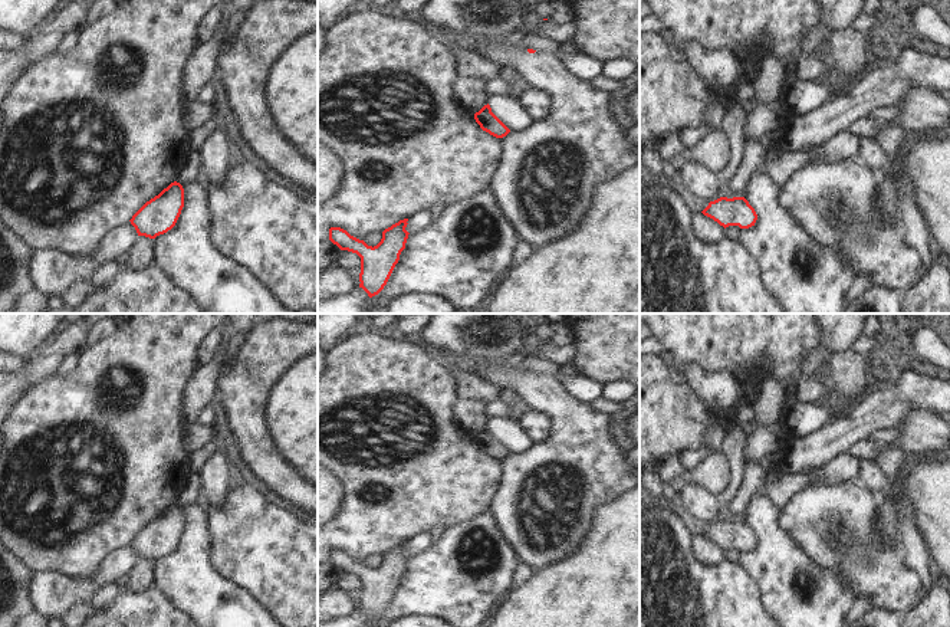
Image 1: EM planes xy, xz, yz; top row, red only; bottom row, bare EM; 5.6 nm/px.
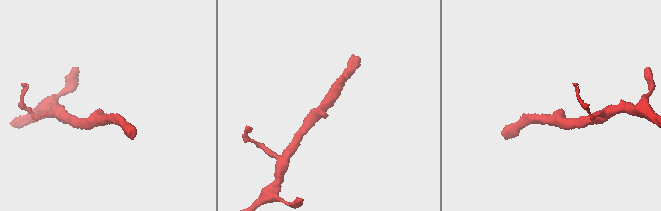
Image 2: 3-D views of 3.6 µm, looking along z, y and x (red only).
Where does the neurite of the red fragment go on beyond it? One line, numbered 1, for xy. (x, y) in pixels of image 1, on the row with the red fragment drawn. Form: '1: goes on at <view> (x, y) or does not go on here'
1: does not go on here

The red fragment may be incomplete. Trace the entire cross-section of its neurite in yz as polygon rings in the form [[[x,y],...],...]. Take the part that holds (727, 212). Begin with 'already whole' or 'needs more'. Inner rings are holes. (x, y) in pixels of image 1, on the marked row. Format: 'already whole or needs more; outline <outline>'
already whole; outline [[[720,197],[714,201],[710,201],[701,213],[717,221],[724,229],[729,226],[749,229],[755,226],[757,220],[755,209],[744,197]]]

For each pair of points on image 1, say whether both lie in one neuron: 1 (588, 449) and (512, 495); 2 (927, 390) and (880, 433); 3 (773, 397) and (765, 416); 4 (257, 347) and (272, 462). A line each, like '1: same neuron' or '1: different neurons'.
1: same neuron
2: different neurons
3: same neuron
4: same neuron

